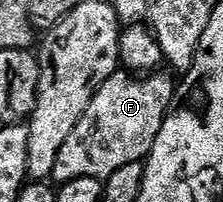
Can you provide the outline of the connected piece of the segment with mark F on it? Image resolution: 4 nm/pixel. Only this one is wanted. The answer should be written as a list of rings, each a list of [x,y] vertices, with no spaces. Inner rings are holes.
[[[116,72],[101,84],[101,88],[93,96],[89,108],[81,116],[77,128],[69,132],[69,140],[61,144],[61,152],[57,152],[57,164],[53,164],[51,178],[56,183],[72,182],[82,178],[105,180],[117,172],[117,168],[125,168],[125,164],[143,162],[150,154],[157,140],[157,132],[161,132],[161,124],[172,109],[177,98],[177,82],[164,72],[152,72],[146,76],[136,76],[131,72]]]

